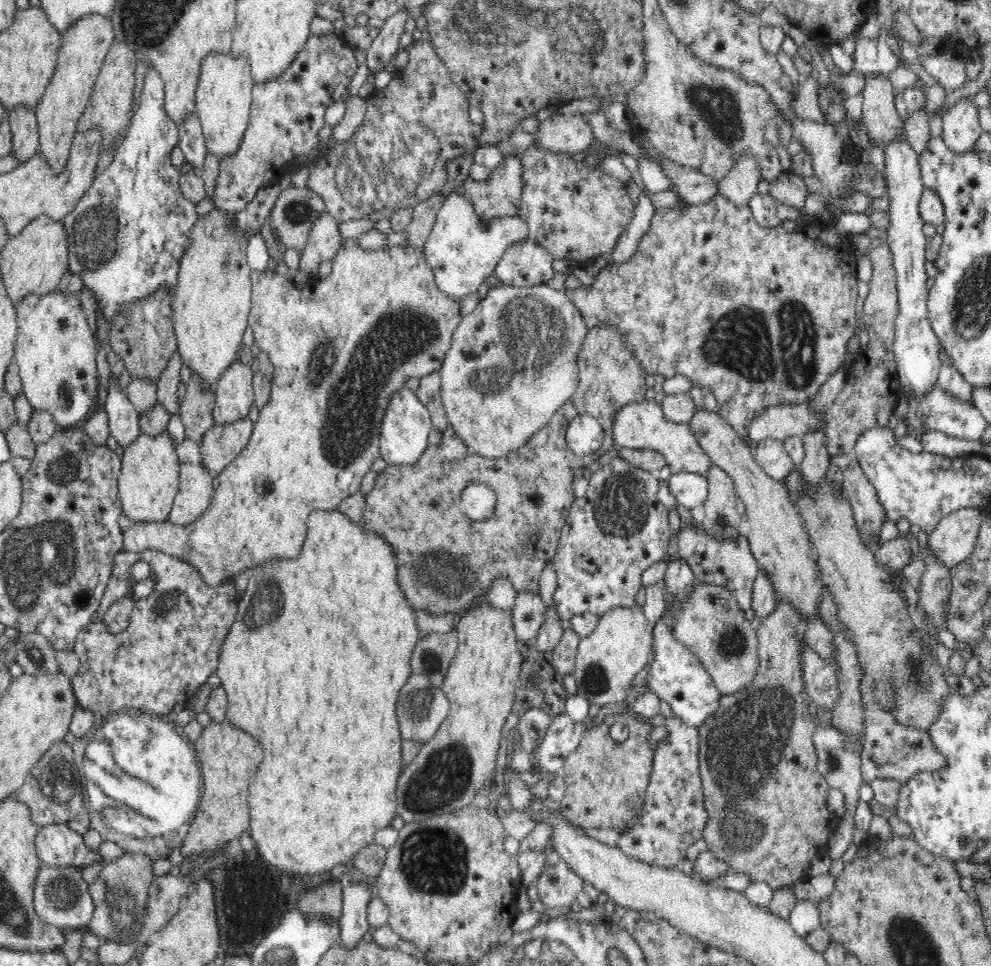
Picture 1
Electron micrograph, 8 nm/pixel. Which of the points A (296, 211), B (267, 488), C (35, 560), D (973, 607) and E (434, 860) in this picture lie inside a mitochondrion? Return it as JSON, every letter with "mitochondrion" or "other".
{"A":"mitochondrion","B":"other","C":"mitochondrion","D":"mitochondrion","E":"mitochondrion"}

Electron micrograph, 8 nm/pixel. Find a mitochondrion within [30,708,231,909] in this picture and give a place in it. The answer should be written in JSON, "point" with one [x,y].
{"point":[57,781]}

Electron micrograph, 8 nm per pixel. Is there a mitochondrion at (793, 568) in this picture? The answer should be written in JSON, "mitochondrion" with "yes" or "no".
{"mitochondrion":"no"}

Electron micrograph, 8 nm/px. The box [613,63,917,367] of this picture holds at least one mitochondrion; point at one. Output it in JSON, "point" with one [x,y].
{"point":[716,104]}

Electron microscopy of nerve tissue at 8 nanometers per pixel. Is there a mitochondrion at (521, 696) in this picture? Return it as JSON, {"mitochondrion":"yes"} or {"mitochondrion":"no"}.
{"mitochondrion":"no"}

